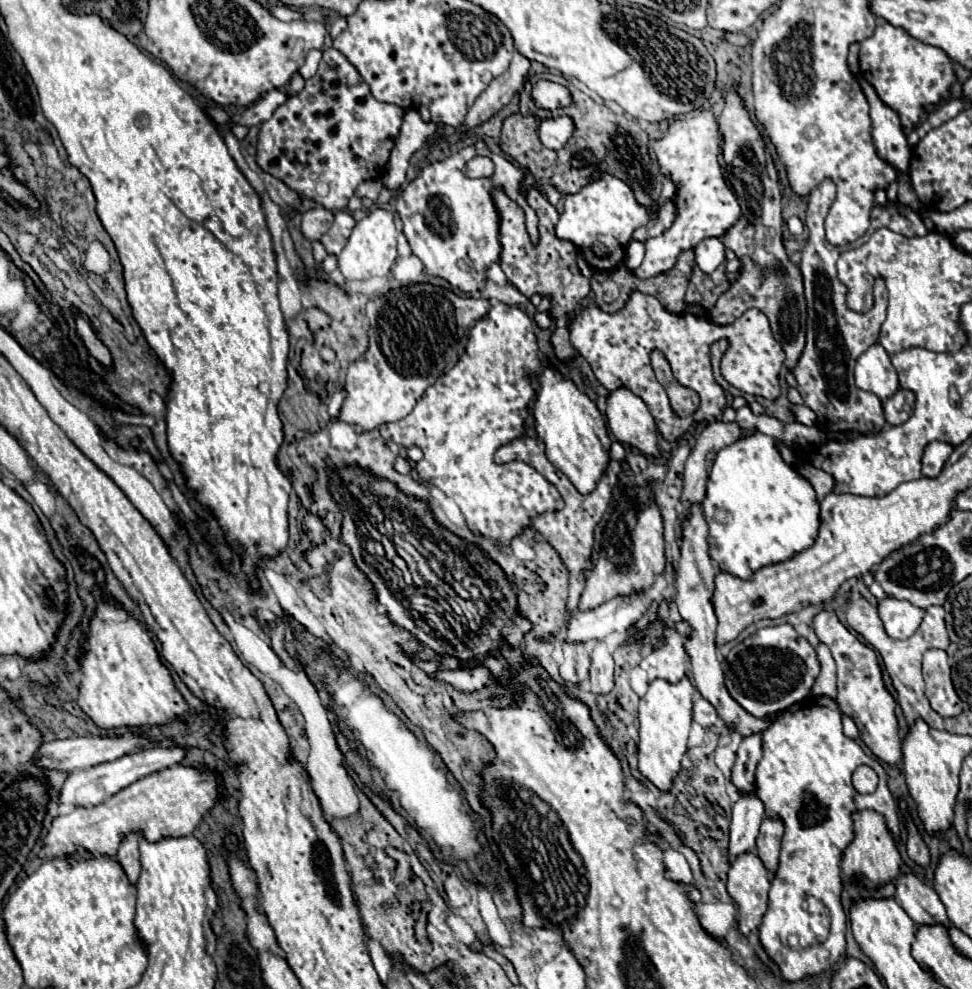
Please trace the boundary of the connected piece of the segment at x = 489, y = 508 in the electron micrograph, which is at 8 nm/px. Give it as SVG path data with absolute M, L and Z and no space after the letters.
M497 304L489 310L485 318L481 318L473 326L473 330L469 332L467 350L461 356L461 360L453 366L453 370L443 374L433 386L425 390L425 396L421 396L421 400L417 402L413 412L405 416L405 420L383 424L379 428L385 440L393 440L395 444L405 448L419 446L423 450L423 460L415 462L413 466L413 470L419 474L419 480L439 488L449 498L453 498L465 514L469 530L477 536L491 538L501 548L507 548L511 540L523 532L523 528L529 528L535 516L547 510L563 508L563 498L557 492L557 488L533 466L525 462L493 462L493 452L499 446L525 434L523 426L529 414L527 406L537 392L537 372L541 372L541 360L531 318L517 306Z

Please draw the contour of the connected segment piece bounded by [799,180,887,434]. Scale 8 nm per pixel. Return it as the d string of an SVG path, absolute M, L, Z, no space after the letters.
M829 180L821 182L809 196L809 210L807 210L809 240L803 248L803 260L799 266L803 272L805 296L807 296L807 348L803 350L799 366L803 364L811 372L811 378L815 380L819 390L823 390L829 402L835 406L839 430L875 434L885 426L883 406L881 400L875 398L875 394L855 388L853 364L869 346L877 342L879 328L885 320L885 310L887 310L887 288L883 278L875 278L873 284L875 304L865 314L855 312L847 306L847 288L837 278L837 268L835 268L835 262L839 258L839 248L825 238L825 228L823 228L825 212L829 210L833 198L835 198L835 186Z

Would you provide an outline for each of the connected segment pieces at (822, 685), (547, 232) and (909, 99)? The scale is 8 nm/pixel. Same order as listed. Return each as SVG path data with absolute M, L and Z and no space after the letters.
M825 644L817 646L817 656L819 656L819 662L821 662L821 674L819 674L811 694L836 699L837 668L835 668L835 660L833 660L833 656L831 656L831 652L829 652L829 648Z
M495 190L493 200L495 200L495 206L497 206L499 216L501 216L501 226L499 226L501 246L503 246L501 268L507 274L507 278L515 284L515 288L523 288L523 294L527 294L527 296L541 294L541 296L551 298L549 316L553 318L553 324L555 324L551 330L551 346L553 346L555 356L561 362L569 362L571 358L577 356L573 344L569 342L569 324L573 322L573 316L577 314L581 300L591 290L589 280L585 276L581 276L581 272L575 264L577 248L573 248L573 244L569 244L567 240L561 240L555 236L555 224L559 220L559 214L539 190L527 192L529 206L539 216L539 244L531 244L529 234L525 230L523 210L519 208L519 204L509 200L503 190Z
M879 20L875 34L861 42L859 64L865 80L875 88L881 102L893 108L901 124L911 130L921 122L923 108L937 106L949 98L951 84L955 82L953 62L945 50L921 42L885 20Z

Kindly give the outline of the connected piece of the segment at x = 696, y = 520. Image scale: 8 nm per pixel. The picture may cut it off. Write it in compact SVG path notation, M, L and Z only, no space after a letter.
M693 506L691 508L691 516L683 522L685 530L683 530L683 548L681 548L681 560L679 560L679 572L675 576L675 588L677 588L677 596L675 596L675 604L679 608L681 618L685 618L691 626L693 626L693 634L685 640L685 650L689 652L689 662L691 662L691 674L693 674L693 682L695 688L701 692L701 696L713 704L713 708L717 710L717 716L735 732L739 732L741 736L751 736L753 732L761 732L765 728L769 728L769 722L763 718L755 718L749 716L749 712L745 712L727 692L725 688L725 678L723 678L723 670L721 664L717 660L717 646L715 646L715 626L717 626L717 618L713 612L713 604L711 604L711 592L715 588L713 584L713 566L711 566L711 558L709 558L709 526L703 518L703 510L701 506Z

